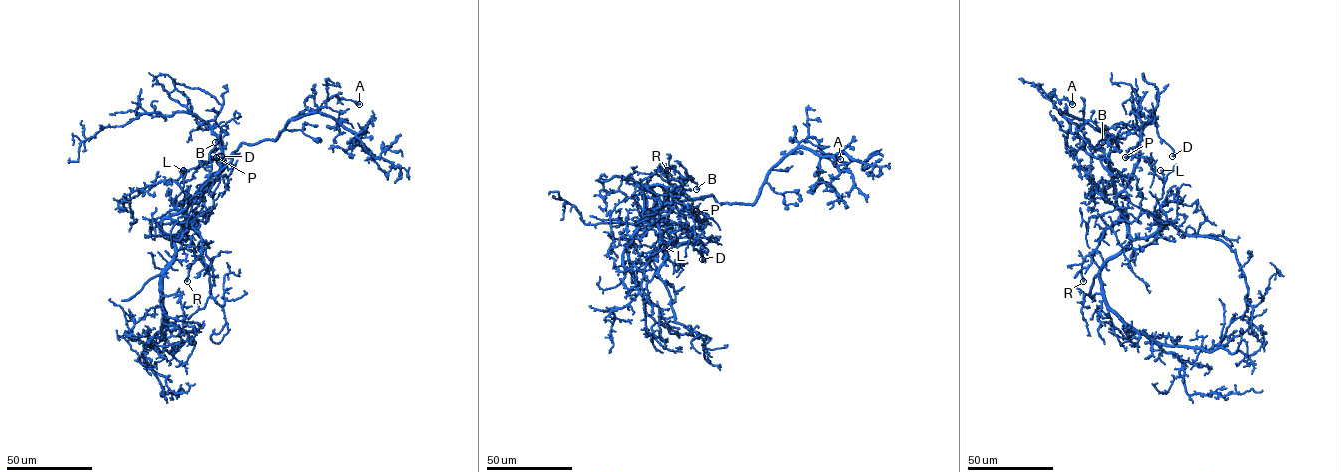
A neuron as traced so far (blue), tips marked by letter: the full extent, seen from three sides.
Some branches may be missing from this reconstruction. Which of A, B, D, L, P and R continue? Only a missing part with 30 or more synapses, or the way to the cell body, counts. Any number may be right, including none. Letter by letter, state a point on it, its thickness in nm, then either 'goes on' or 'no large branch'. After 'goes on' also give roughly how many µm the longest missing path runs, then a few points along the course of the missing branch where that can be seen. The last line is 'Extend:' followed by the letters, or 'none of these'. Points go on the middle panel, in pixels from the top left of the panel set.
A: (840, 159) | 650 nm | no large branch
B: (696, 189) | 360 nm | no large branch
D: (702, 259) | 480 nm | no large branch
L: (663, 247) | 550 nm | no large branch
P: (696, 211) | 550 nm | no large branch
R: (667, 170) | 500 nm | no large branch
Extend: none of these

